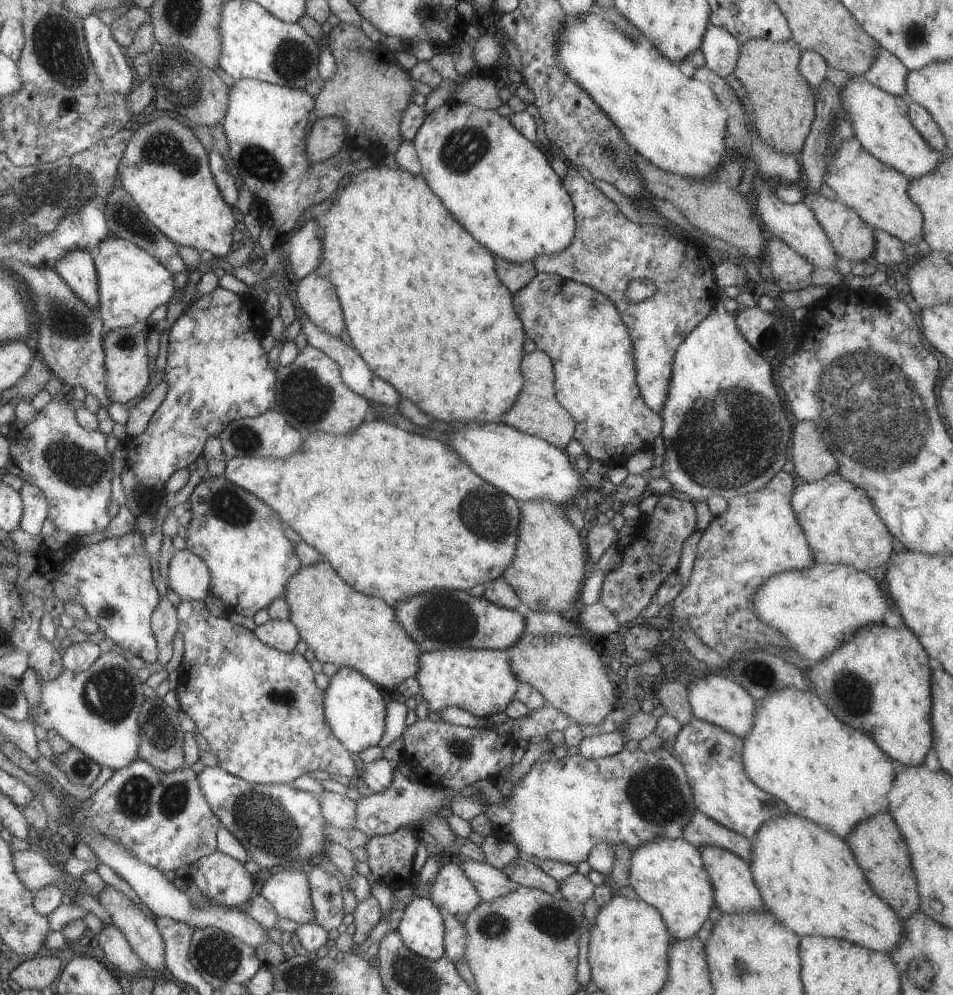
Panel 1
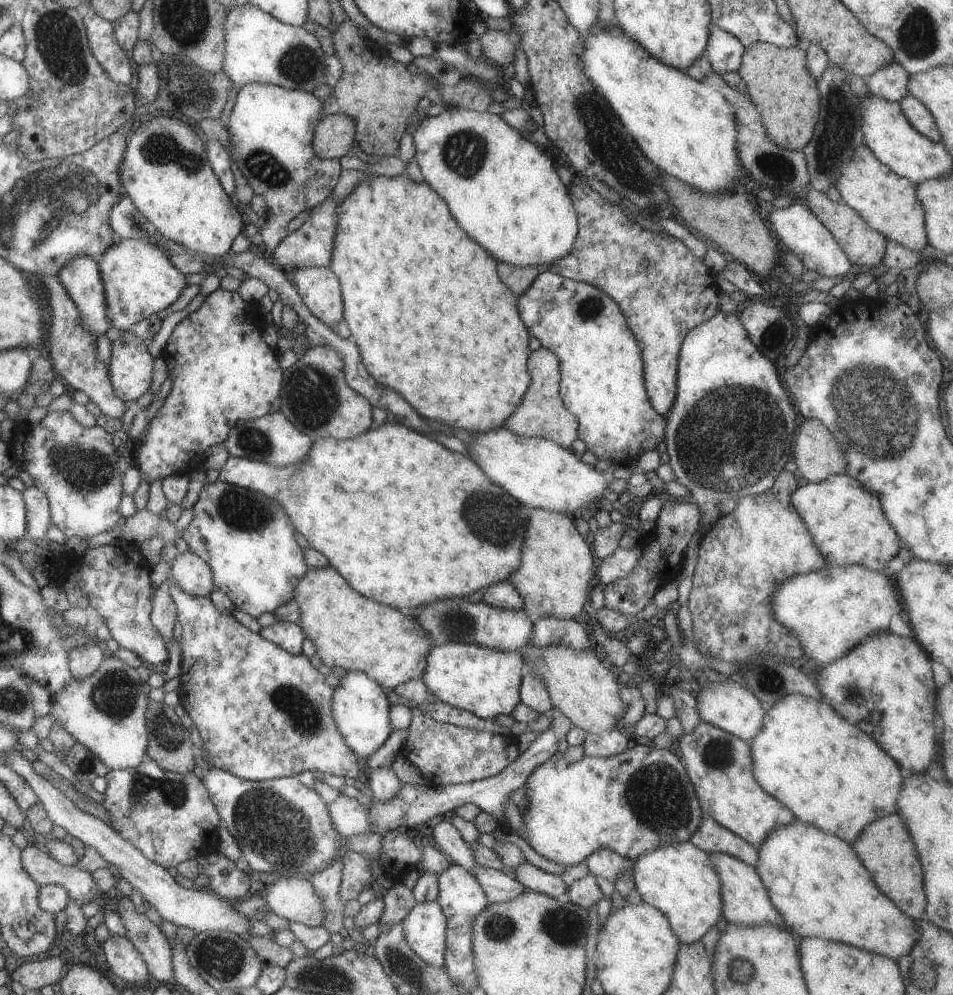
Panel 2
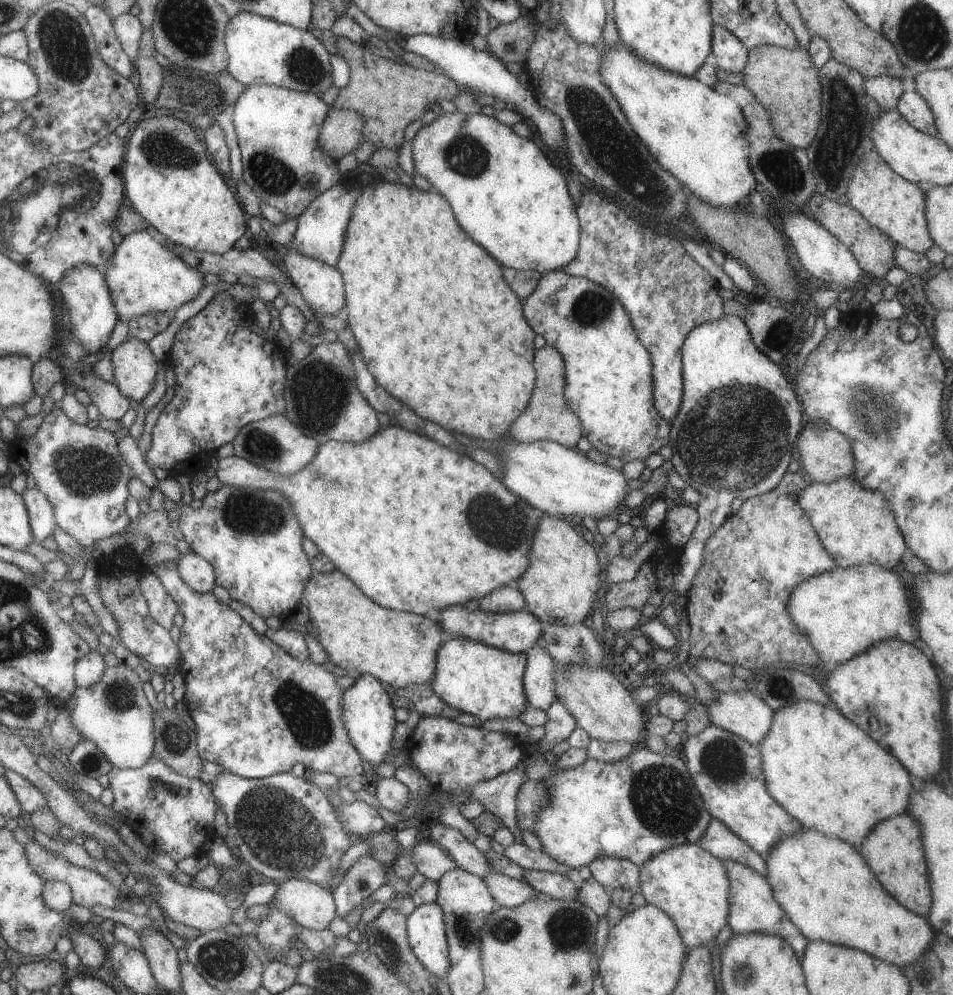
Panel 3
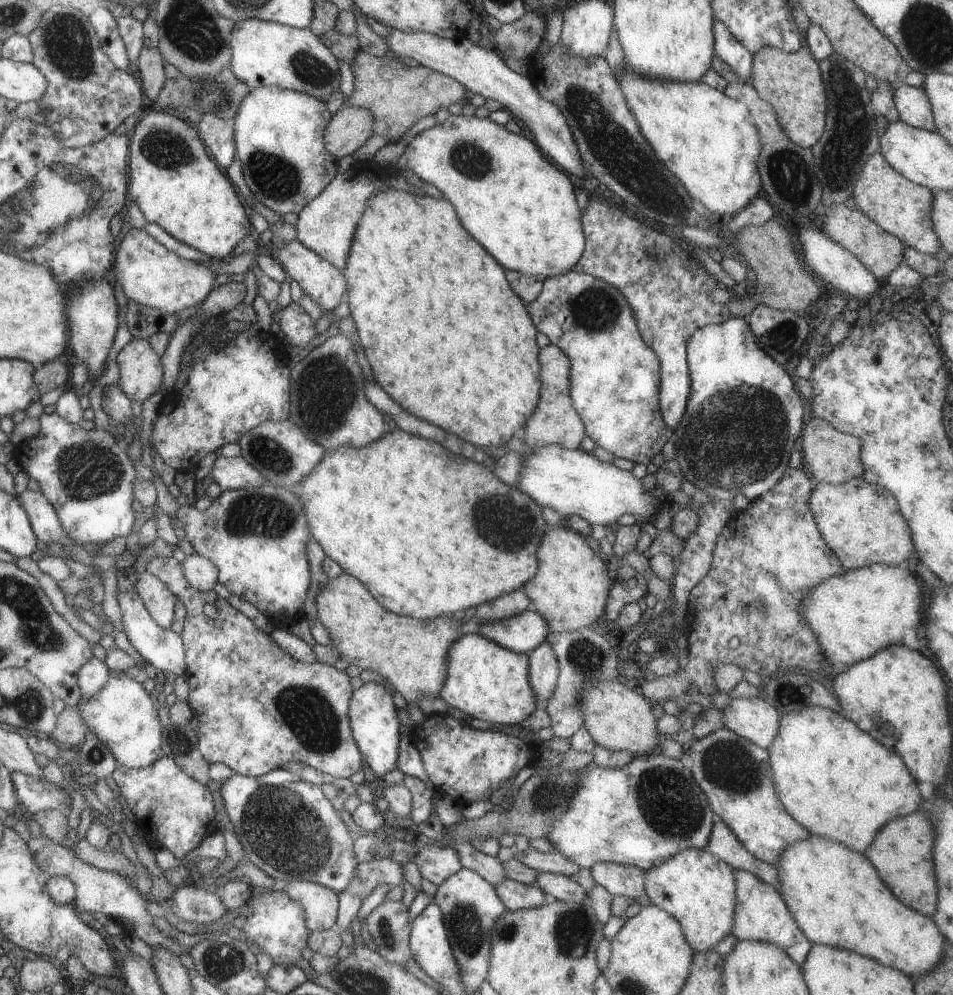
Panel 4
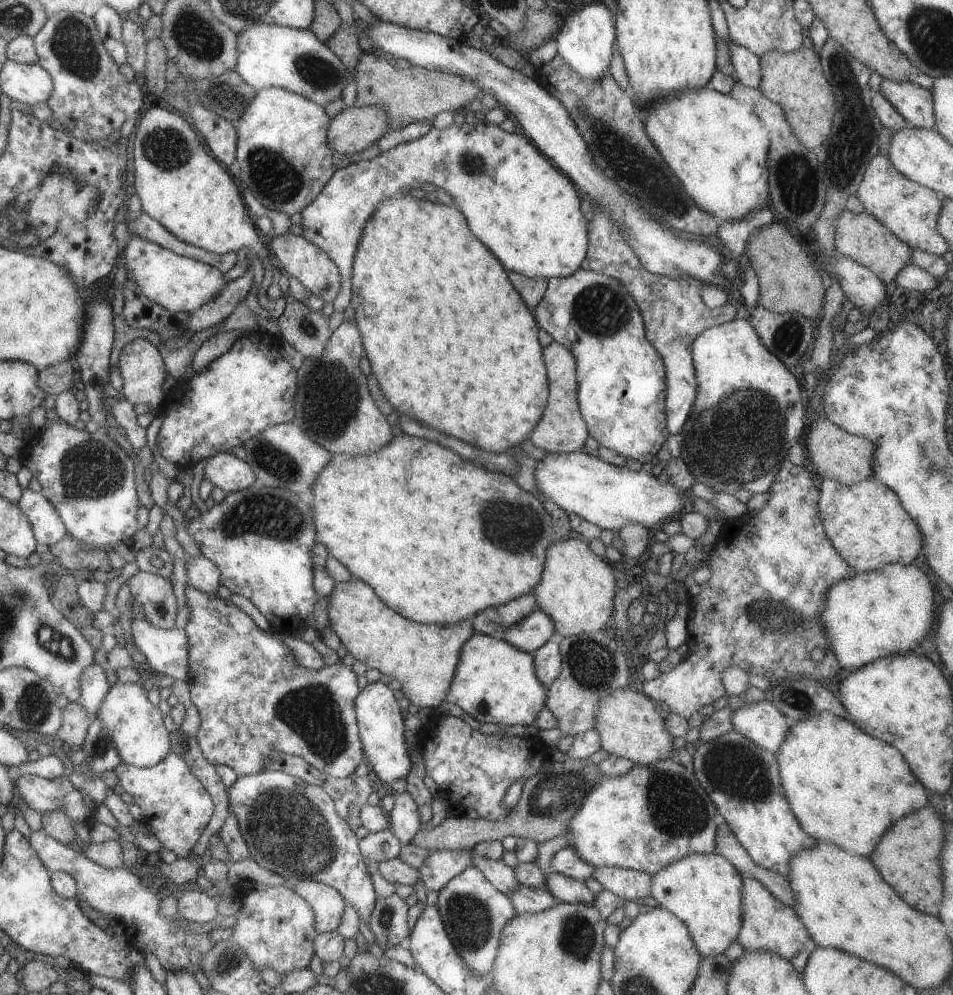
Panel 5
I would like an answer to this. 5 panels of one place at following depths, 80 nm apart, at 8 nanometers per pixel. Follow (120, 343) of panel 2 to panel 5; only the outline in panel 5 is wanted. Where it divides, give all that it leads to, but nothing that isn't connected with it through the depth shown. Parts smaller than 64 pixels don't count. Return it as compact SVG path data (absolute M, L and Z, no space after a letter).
M139 337L128 341L120 350L118 370L122 378L120 392L123 393L124 398L132 405L148 404L151 411L157 415L157 410L166 394L162 384L167 373L158 348Z

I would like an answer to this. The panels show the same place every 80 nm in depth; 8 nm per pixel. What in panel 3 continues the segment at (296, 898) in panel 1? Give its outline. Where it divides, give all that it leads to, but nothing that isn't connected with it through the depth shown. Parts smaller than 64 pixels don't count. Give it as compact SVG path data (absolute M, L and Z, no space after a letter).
M308 879L277 882L270 904L292 918L295 924L314 931L325 929L336 915L334 898L329 890Z

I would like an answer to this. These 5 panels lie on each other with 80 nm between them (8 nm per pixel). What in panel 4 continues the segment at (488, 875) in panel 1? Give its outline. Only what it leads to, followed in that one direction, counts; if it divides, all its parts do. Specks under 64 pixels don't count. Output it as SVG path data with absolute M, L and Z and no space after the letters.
M507 877L501 879L493 888L508 911L541 906L549 899L535 884L526 885Z

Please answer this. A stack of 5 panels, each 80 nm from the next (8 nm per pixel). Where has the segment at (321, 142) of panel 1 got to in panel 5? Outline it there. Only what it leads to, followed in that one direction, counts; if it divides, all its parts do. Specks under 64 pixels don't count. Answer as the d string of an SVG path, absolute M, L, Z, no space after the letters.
M379 104L353 105L330 120L327 145L332 152L349 156L369 148L388 132L388 128L389 120Z

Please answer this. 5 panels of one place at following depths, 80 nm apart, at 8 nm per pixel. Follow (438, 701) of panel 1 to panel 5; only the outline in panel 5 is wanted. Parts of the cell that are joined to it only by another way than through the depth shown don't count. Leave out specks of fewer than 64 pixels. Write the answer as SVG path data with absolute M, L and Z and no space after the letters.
M473 633L461 646L445 701L457 705L479 723L532 726L544 707L547 689L534 675L531 653L513 648L507 641Z

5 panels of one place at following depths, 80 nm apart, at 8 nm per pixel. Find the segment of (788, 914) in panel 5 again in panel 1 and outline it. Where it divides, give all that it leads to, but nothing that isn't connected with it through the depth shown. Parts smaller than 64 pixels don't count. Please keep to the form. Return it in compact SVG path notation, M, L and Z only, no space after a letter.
M701 845L697 850L700 852L702 867L707 873L712 888L714 905L721 913L767 911L754 885L748 864L743 859L727 849L716 846Z

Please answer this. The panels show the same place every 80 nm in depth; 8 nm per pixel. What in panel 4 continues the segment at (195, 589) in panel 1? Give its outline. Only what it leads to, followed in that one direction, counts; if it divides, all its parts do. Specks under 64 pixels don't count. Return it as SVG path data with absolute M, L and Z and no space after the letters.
M192 553L180 563L182 573L189 586L199 592L211 591L216 583L217 569L204 556Z

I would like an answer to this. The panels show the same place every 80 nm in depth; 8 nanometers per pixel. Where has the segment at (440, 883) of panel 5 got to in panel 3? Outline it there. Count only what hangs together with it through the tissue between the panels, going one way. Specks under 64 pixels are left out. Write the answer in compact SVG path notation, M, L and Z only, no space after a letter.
M435 842L416 843L411 850L411 862L425 879L437 882L445 872L457 867L453 859Z

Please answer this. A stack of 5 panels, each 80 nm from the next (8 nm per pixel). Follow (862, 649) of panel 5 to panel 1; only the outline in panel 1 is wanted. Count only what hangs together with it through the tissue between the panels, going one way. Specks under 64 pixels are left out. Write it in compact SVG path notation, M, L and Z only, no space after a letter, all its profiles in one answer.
M817 564L807 568L787 569L772 574L761 583L750 596L750 605L754 615L766 626L781 633L786 644L805 660L821 661L822 658L837 648L857 628L883 623L883 614L888 609L887 600L877 586L877 582L865 571L855 570L849 565Z

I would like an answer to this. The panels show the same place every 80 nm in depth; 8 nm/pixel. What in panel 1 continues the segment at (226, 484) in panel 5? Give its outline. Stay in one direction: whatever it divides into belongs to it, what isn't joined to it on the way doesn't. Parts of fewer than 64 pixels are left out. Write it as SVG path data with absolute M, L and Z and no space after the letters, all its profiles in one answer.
M399 398L397 406L386 406L385 408L379 406L374 418L367 418L365 422L358 424L353 430L349 429L345 434L331 436L331 434L321 431L309 433L299 448L296 448L295 452L288 457L278 459L235 457L229 459L225 461L223 474L229 482L244 488L272 508L282 524L292 528L301 541L321 554L324 560L327 560L333 567L339 578L345 581L345 584L361 594L383 600L389 606L393 602L405 600L417 592L427 592L429 588L455 588L455 590L467 592L476 584L483 584L501 577L515 552L520 519L519 502L473 474L468 464L462 461L447 445L433 438L406 432L405 426L413 426L413 423L399 413L401 410L403 410L403 398Z

